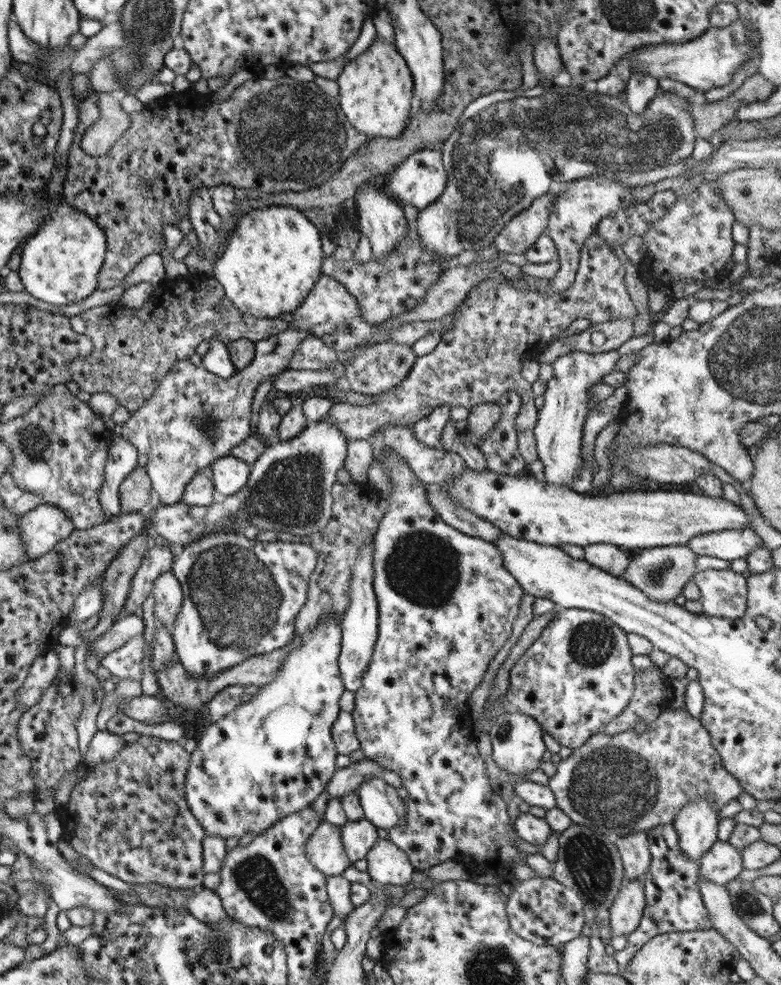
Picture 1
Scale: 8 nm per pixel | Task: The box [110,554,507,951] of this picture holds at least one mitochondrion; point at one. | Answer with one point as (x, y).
(256, 876)

